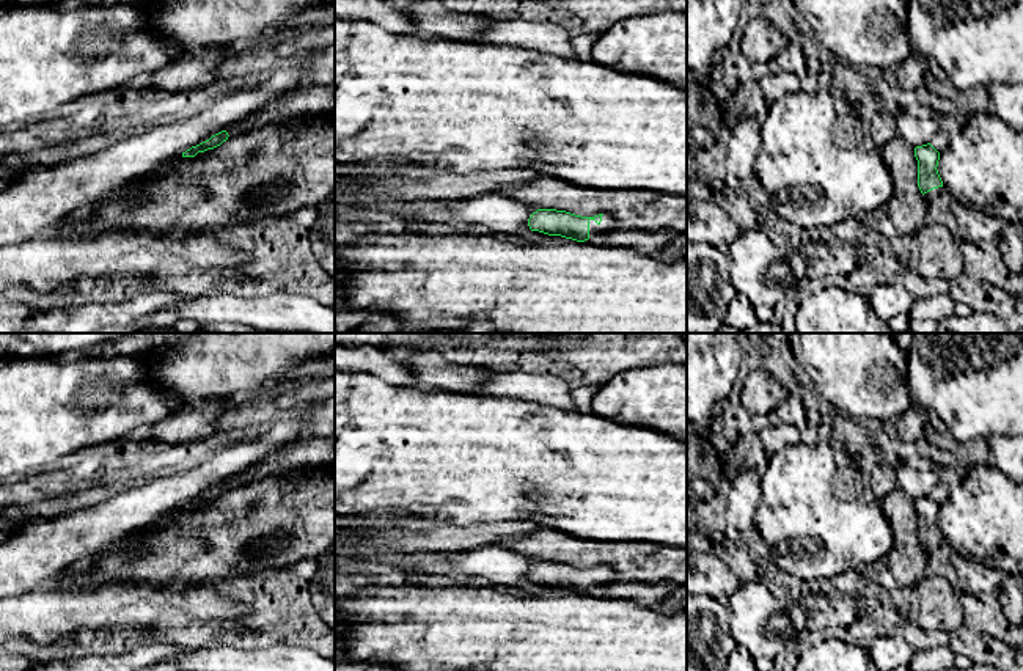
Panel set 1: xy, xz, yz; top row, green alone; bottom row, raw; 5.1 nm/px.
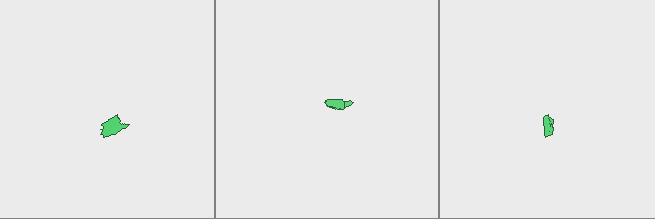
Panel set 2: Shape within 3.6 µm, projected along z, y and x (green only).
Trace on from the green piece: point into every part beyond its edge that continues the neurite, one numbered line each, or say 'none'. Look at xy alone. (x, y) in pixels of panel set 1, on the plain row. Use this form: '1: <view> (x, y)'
1: xy (318, 451)

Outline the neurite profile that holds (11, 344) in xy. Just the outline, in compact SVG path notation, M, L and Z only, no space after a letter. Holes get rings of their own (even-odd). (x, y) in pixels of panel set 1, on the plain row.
M0 333L0 357L57 357L104 344L121 333Z

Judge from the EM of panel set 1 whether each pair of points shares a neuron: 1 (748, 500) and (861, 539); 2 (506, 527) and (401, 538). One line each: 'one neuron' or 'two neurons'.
1: two neurons
2: one neuron

